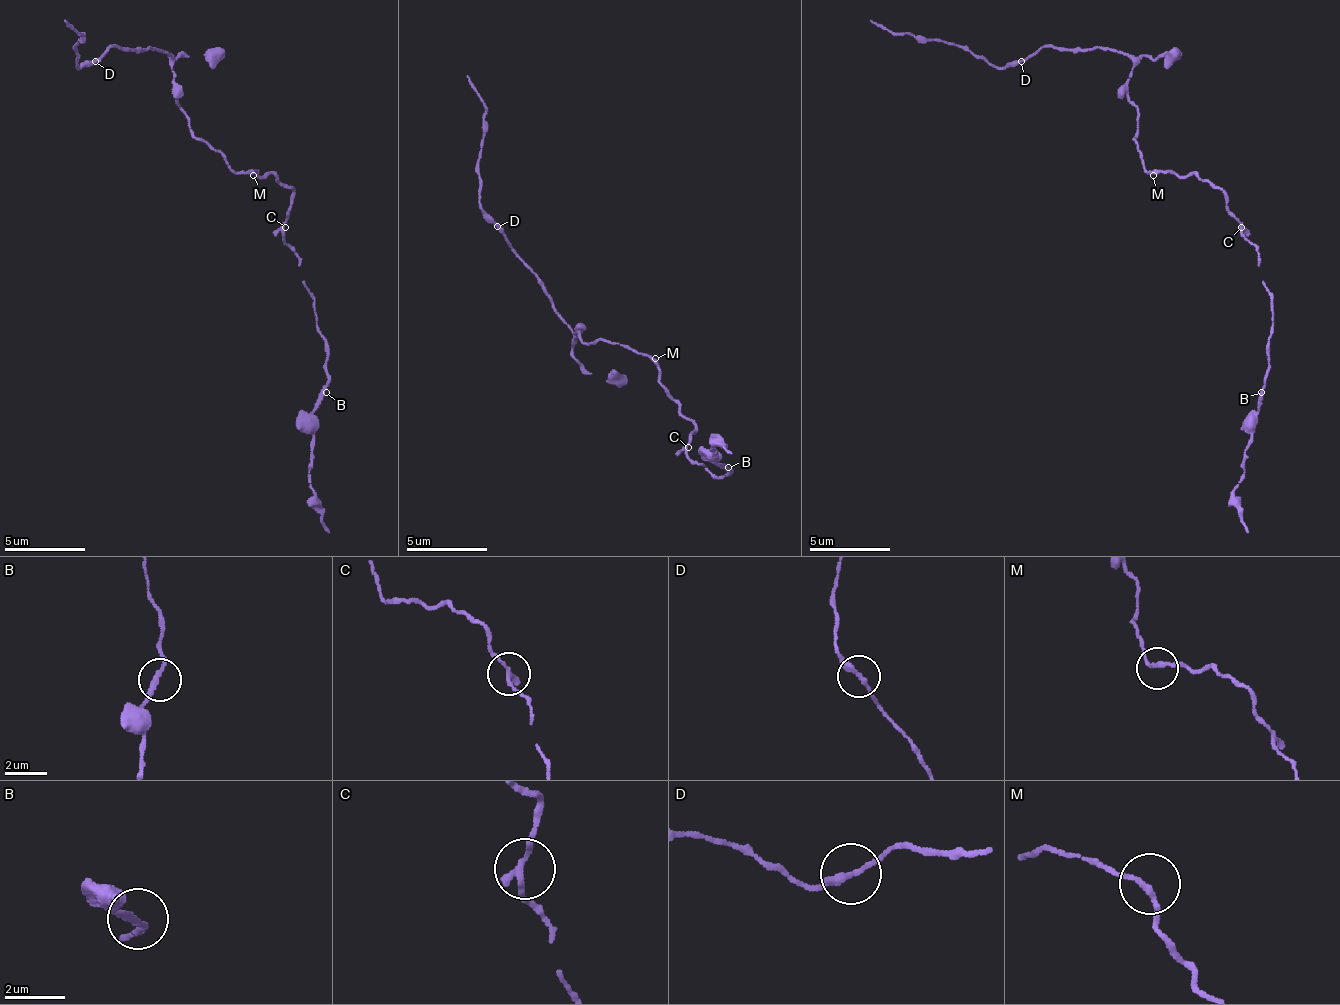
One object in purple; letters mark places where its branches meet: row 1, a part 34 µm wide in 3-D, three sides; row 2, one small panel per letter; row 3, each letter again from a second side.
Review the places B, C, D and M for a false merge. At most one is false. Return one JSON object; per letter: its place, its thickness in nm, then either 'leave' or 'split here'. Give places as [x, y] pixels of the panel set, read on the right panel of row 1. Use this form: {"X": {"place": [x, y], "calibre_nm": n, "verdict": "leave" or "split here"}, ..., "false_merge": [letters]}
{"B": {"place": [1261, 392], "calibre_nm": 200, "verdict": "leave"}, "C": {"place": [1241, 227], "calibre_nm": 240, "verdict": "leave"}, "D": {"place": [1021, 61], "calibre_nm": 240, "verdict": "leave"}, "M": {"place": [1153, 175], "calibre_nm": 190, "verdict": "leave"}, "false_merge": []}

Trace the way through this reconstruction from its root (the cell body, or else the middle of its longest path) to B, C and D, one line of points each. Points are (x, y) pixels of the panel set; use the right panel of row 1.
B: (1157, 171), (1213, 183), (1257, 251), (1261, 284), (1274, 300), (1261, 392)
C: (1157, 171), (1165, 175), (1197, 175), (1213, 183), (1225, 195), (1225, 211), (1241, 227)
D: (1157, 171), (1149, 171), (1137, 151), (1137, 110), (1128, 102), (1132, 62), (1124, 54), (1044, 46), (1020, 62)

